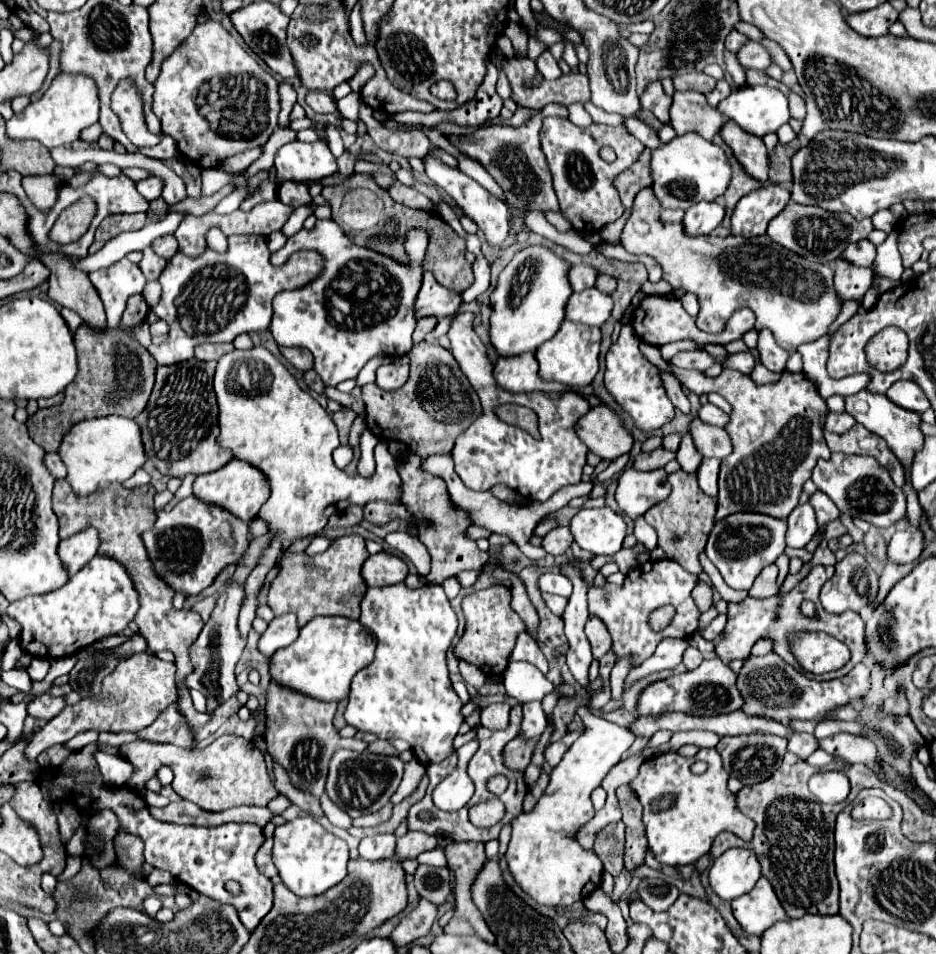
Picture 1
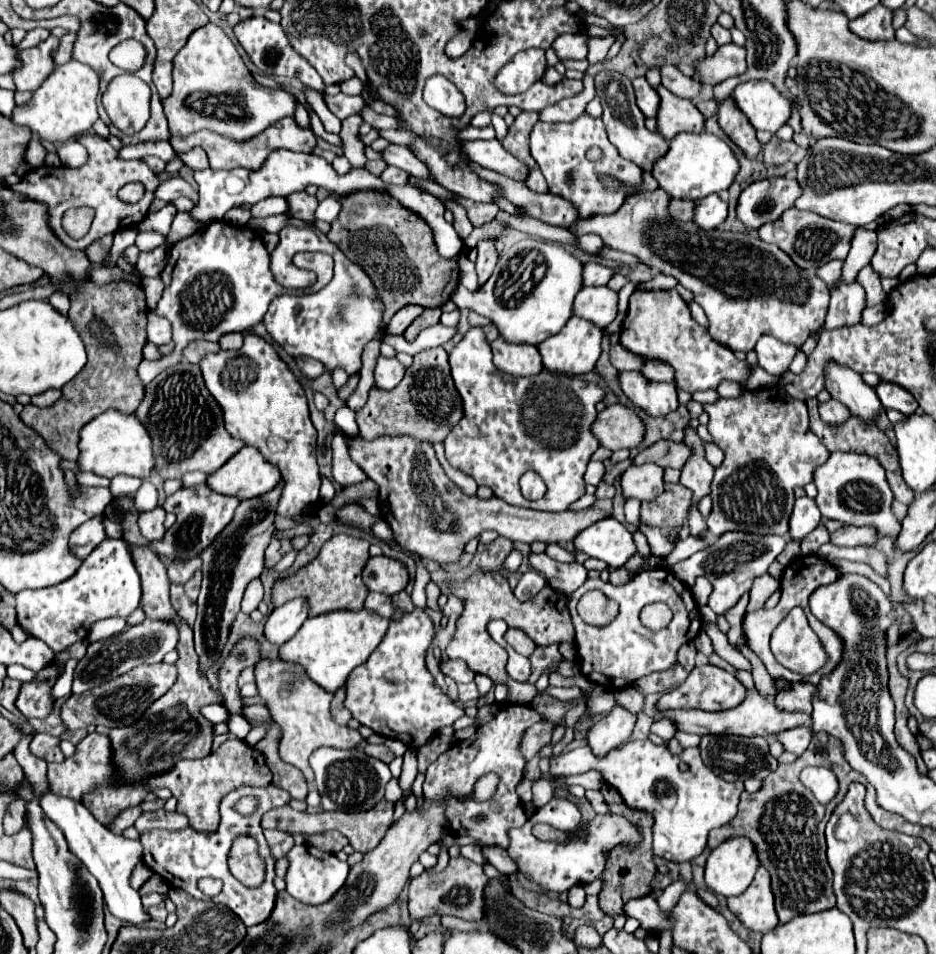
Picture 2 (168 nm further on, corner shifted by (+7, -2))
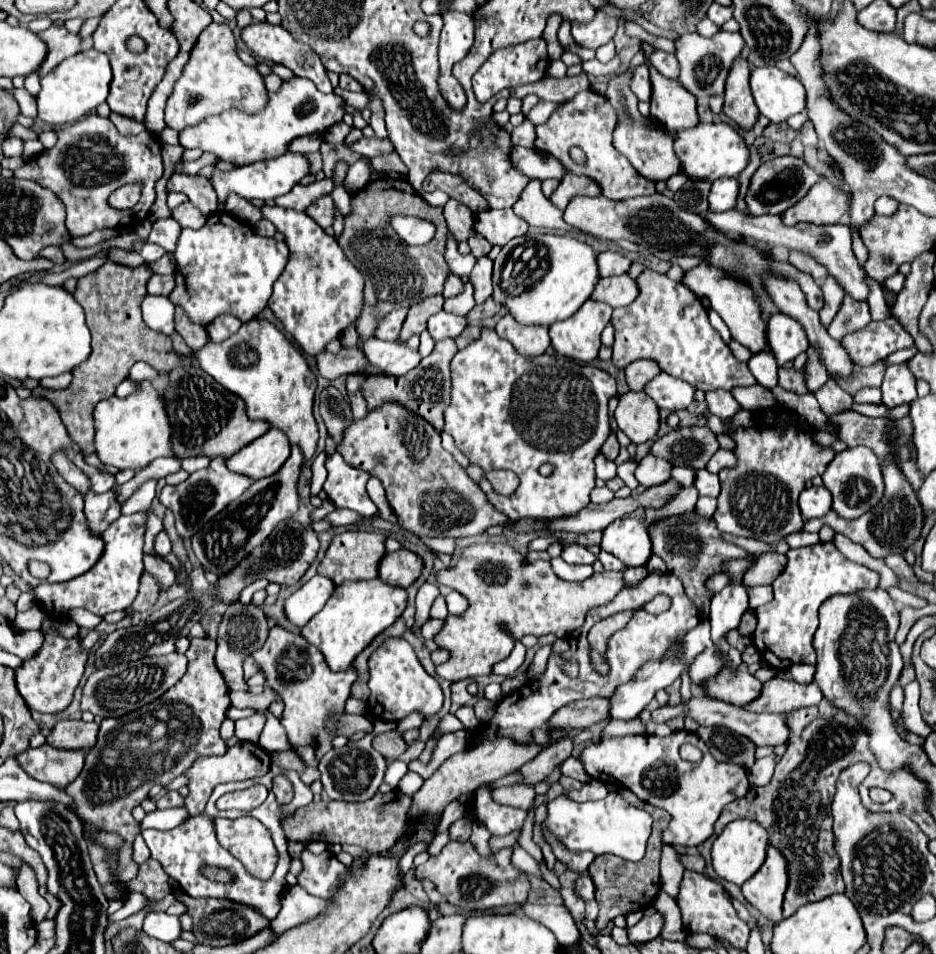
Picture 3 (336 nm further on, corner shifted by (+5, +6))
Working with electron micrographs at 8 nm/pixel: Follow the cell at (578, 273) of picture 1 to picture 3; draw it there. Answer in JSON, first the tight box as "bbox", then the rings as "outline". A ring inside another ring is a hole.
{"bbox":[597,251,631,277],"outline":[[[605,251],[605,253],[597,255],[597,265],[599,265],[599,275],[601,277],[611,277],[611,275],[627,273],[631,261],[617,251]]]}

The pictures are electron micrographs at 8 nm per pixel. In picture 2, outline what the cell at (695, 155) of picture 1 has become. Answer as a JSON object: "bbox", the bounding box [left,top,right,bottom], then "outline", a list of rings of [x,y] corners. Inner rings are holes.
{"bbox":[653,133,739,201],"outline":[[[681,133],[669,141],[669,153],[665,157],[661,157],[661,161],[657,161],[657,165],[653,169],[653,177],[659,181],[659,187],[665,189],[673,199],[695,199],[697,201],[697,199],[707,197],[709,193],[719,193],[719,191],[729,189],[737,171],[739,171],[739,161],[723,139],[719,139],[717,135],[711,135],[711,133],[697,133],[697,135]]]}

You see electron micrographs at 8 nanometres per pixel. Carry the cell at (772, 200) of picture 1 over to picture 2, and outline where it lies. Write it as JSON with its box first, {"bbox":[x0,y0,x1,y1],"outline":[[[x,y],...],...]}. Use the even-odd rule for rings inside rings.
{"bbox":[737,177,803,229],"outline":[[[771,177],[755,181],[739,197],[737,219],[743,221],[747,229],[759,229],[791,209],[801,193],[803,189],[795,179]]]}

